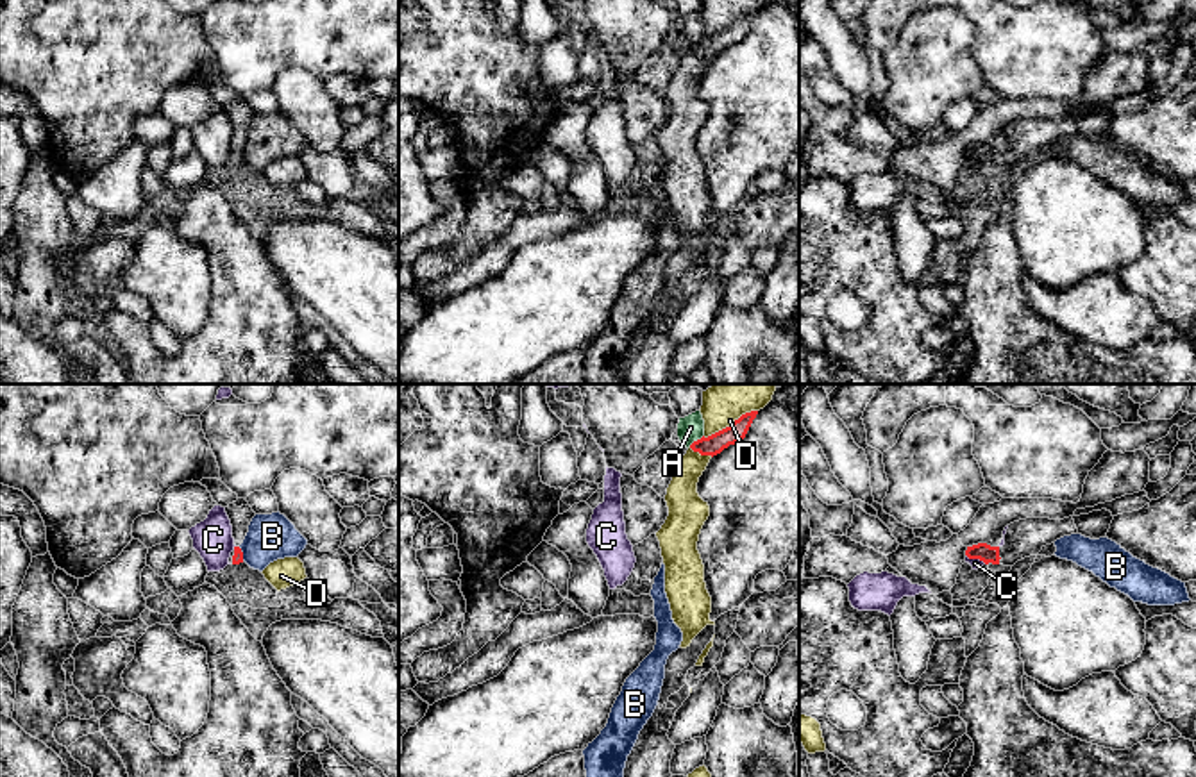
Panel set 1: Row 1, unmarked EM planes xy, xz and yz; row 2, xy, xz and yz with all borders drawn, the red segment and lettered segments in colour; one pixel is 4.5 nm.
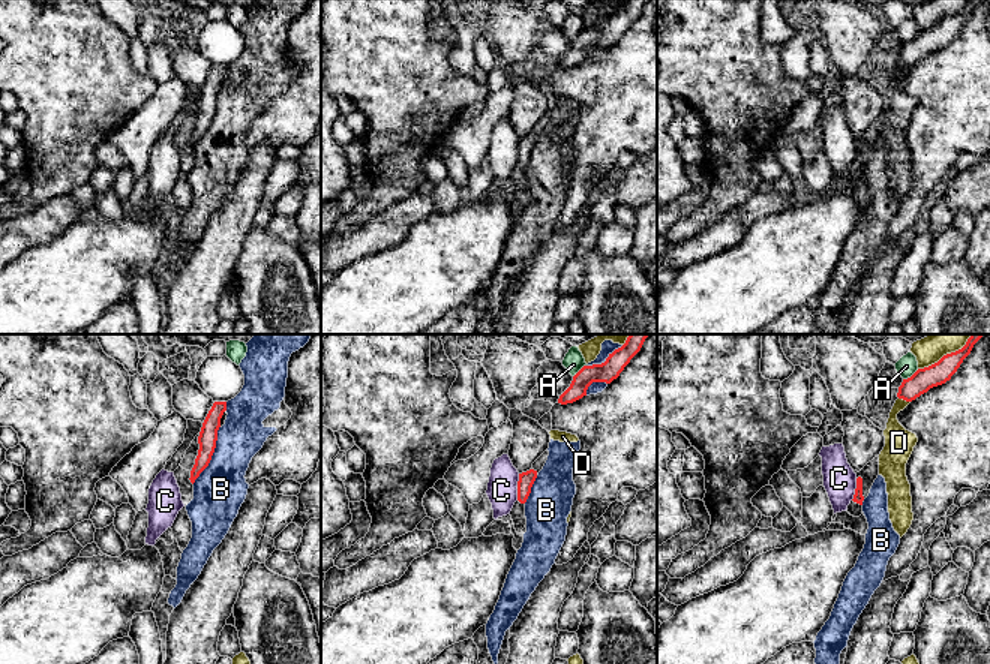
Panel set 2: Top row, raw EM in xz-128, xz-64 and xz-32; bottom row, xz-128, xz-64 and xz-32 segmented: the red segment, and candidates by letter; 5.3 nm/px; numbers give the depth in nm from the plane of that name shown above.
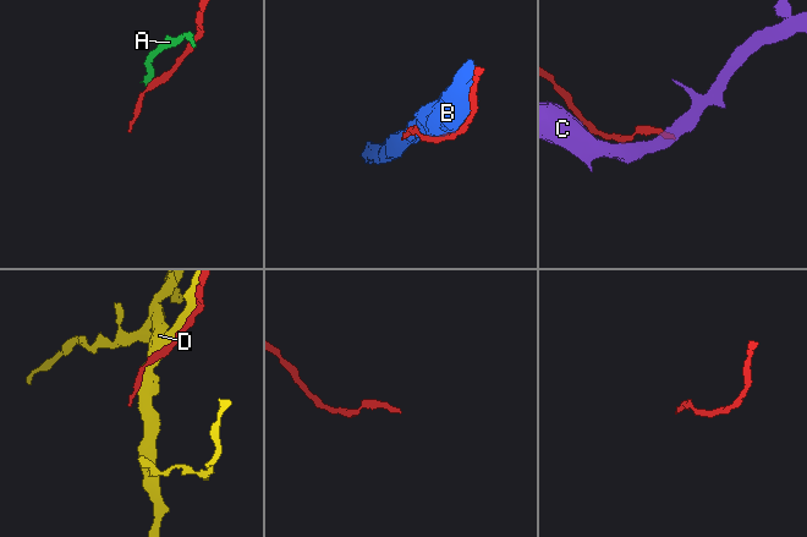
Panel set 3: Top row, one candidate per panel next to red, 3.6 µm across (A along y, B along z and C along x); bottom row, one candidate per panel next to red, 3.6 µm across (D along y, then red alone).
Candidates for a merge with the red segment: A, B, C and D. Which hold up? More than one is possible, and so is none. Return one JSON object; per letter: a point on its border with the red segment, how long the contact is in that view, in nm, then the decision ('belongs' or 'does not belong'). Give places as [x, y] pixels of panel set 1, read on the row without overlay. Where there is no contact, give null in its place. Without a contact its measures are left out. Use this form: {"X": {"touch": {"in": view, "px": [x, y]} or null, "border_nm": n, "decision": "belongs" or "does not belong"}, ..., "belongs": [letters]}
{"A": {"touch": {"in": "xz", "px": [698, 40]}, "border_nm": 90, "decision": "does not belong"}, "B": {"touch": {"in": "xy", "px": [242, 154]}, "border_nm": 70, "decision": "does not belong"}, "C": {"touch": {"in": "yz", "px": [977, 158]}, "border_nm": 100, "decision": "does not belong"}, "D": {"touch": {"in": "xz", "px": [732, 24]}, "border_nm": 280, "decision": "does not belong"}, "belongs": []}

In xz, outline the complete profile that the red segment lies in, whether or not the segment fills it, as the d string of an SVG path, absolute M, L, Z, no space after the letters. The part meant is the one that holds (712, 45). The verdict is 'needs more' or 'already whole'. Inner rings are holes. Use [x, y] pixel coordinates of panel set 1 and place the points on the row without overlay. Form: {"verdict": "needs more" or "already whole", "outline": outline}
{"verdict": "already whole", "outline": "M751 11L751 13L742 14L729 27L708 36L708 38L703 36L701 39L694 41L690 45L690 48L694 52L699 52L701 55L712 55L713 57L713 55L720 54L729 45L735 45L745 38L756 14L758 14L758 11Z"}

